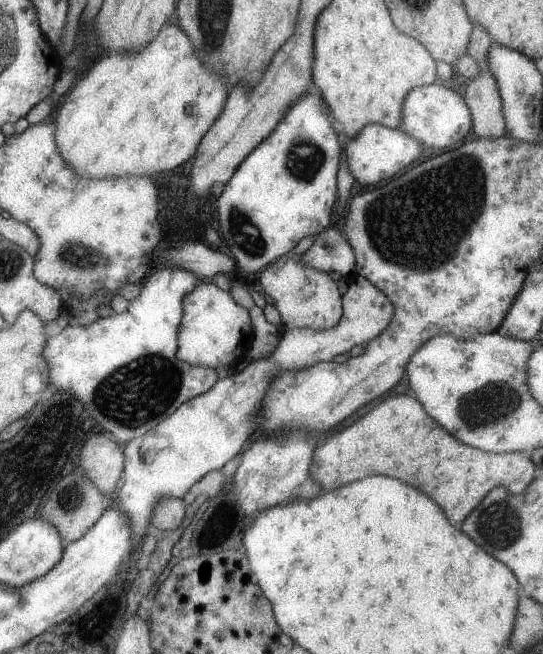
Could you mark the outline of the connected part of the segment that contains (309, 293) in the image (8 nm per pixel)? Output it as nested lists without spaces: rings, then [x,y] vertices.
[[[289,252],[274,258],[260,270],[261,288],[264,294],[270,296],[273,306],[280,314],[278,328],[282,332],[292,328],[330,329],[341,318],[342,295],[339,294],[335,281],[327,276],[327,272],[306,267],[300,256]]]

